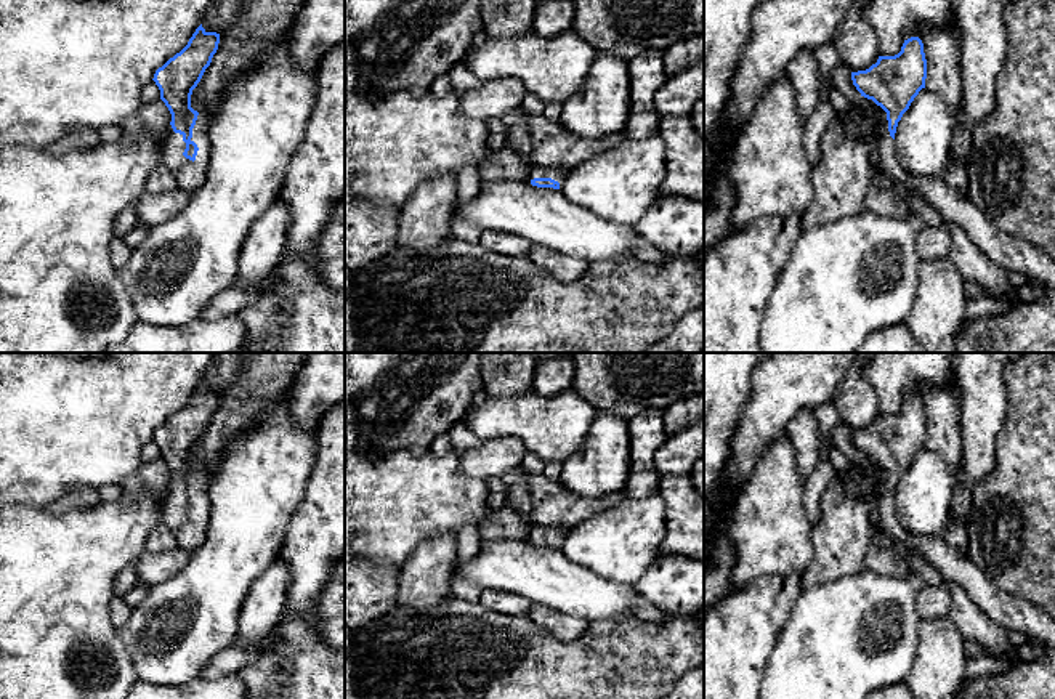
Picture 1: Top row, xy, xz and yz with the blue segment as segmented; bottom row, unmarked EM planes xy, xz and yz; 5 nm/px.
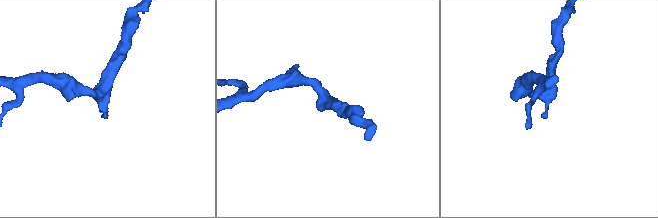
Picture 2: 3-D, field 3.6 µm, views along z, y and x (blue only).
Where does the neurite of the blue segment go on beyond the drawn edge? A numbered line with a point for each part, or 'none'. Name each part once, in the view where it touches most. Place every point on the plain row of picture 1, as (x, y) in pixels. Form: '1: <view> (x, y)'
1: xy (189, 534)

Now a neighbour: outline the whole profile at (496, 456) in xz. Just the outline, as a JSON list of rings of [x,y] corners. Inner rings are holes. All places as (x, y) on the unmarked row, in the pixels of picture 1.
[[[492,438],[478,449],[459,454],[460,470],[468,476],[487,481],[500,478],[511,468],[519,468],[526,454],[528,451],[518,438]]]

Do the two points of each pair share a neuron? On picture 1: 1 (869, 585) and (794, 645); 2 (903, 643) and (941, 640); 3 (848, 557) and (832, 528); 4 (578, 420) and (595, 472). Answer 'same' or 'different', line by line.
1: same
2: different
3: same
4: different

